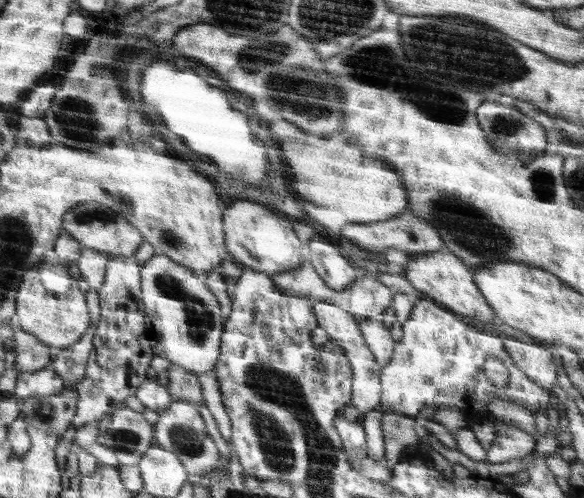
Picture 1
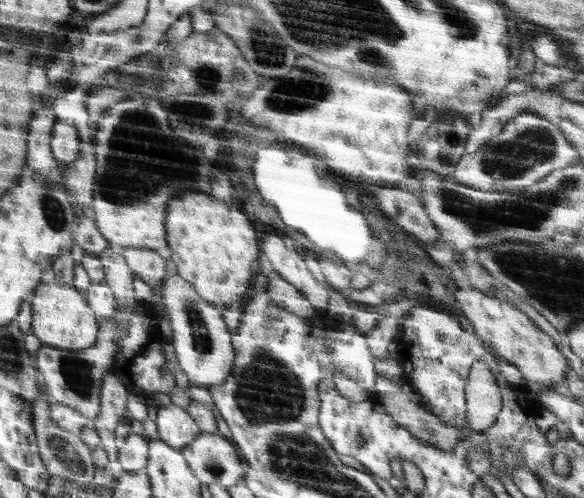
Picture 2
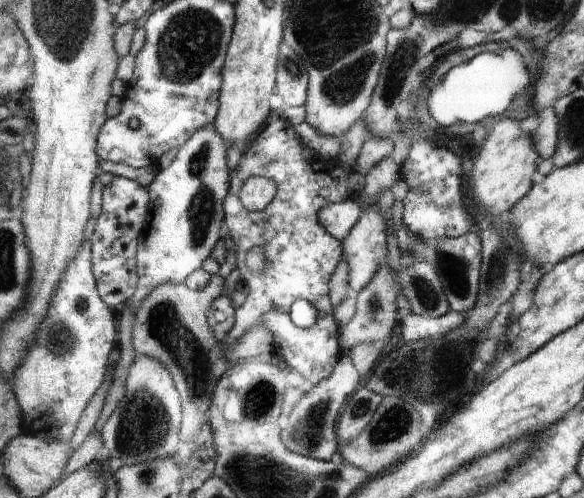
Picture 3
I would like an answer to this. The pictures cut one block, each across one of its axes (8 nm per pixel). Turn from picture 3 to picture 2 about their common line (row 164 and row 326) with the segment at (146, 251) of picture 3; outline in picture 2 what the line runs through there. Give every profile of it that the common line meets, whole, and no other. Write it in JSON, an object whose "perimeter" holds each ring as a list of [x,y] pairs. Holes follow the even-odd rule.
{"perimeter":[[[168,274],[159,292],[161,308],[158,315],[166,316],[172,331],[171,344],[174,345],[176,356],[182,369],[192,386],[205,387],[210,385],[222,385],[232,374],[232,366],[235,366],[234,352],[230,340],[229,328],[222,320],[220,308],[216,308],[211,302],[203,299],[197,293],[193,284],[187,282],[175,274]]]}

